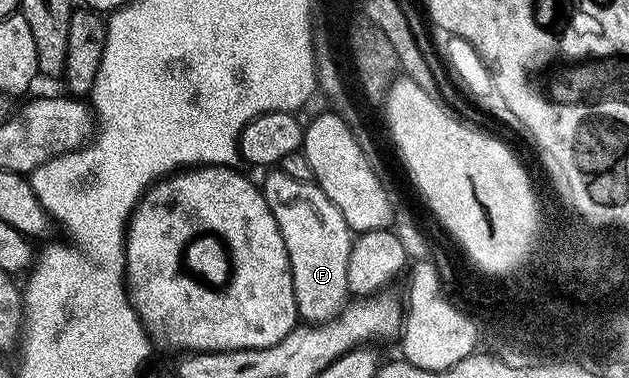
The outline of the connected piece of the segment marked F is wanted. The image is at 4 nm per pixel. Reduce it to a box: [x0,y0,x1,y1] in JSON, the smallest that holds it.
[262,168,354,324]

